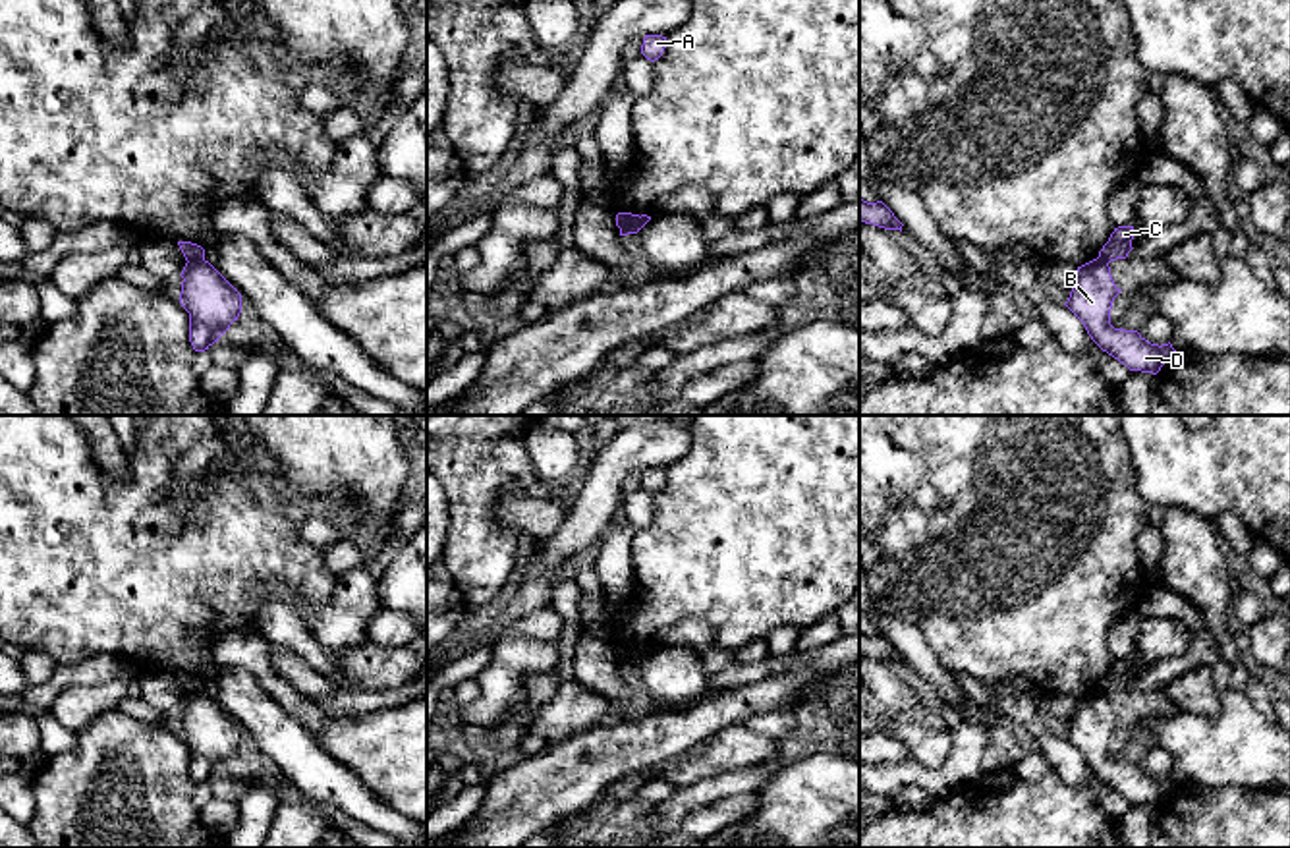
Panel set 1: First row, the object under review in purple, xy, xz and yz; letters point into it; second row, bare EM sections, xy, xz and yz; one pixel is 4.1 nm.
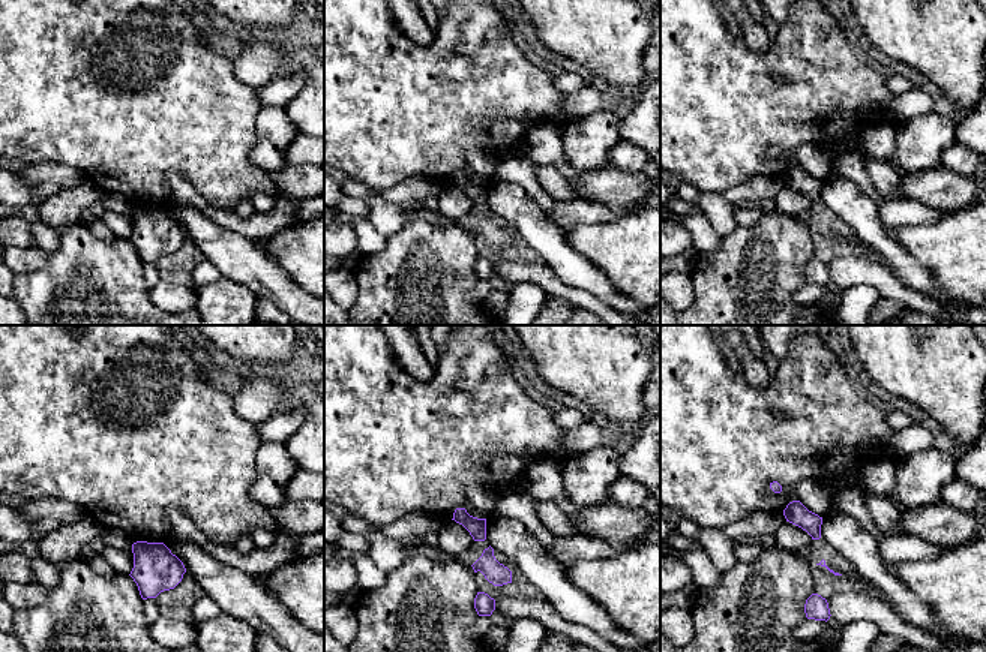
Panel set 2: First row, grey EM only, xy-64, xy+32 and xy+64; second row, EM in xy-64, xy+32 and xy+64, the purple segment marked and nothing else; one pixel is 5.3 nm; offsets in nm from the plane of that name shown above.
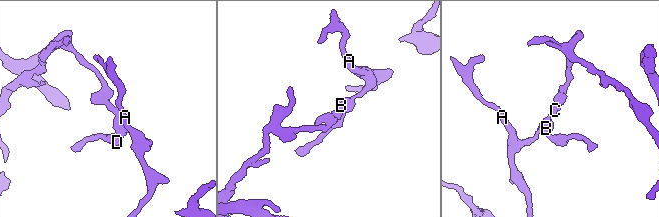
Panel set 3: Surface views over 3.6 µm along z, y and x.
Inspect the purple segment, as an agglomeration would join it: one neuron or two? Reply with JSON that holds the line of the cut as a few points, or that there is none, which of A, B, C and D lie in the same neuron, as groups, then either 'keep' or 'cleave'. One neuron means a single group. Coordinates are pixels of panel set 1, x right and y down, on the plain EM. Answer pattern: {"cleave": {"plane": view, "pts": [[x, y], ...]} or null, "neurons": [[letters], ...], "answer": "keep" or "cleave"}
{"cleave": {"plane": "xy", "pts": [[203, 690], [188, 696]]}, "neurons": [["A", "B", "D"], ["C"]], "answer": "cleave"}

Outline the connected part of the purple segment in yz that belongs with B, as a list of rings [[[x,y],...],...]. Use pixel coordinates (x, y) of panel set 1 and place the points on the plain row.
[[[1093,692],[1078,699],[1068,734],[1064,736],[1085,759],[1091,773],[1130,804],[1157,807],[1176,786],[1172,777],[1151,777],[1137,763],[1114,761],[1110,742],[1122,722],[1114,717],[1110,699]]]

